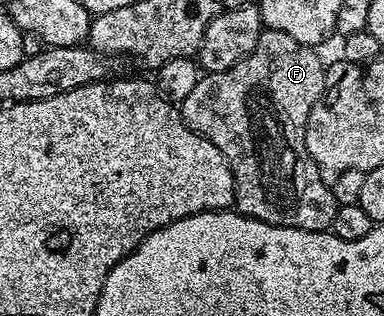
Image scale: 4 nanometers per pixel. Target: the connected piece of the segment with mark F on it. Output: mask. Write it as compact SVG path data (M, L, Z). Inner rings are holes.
M263 29L251 54L224 72L203 73L196 88L192 88L192 92L180 103L185 122L224 152L224 160L228 160L228 168L232 168L234 206L239 214L273 226L301 230L326 232L334 225L339 204L333 196L331 183L320 176L318 165L306 147L306 121L310 107L320 100L326 83L326 66L318 53L315 47L292 40L288 32Z

